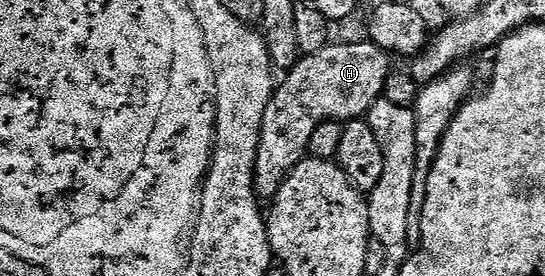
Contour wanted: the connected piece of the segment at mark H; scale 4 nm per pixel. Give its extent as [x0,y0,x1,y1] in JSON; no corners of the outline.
[255,39,392,199]

